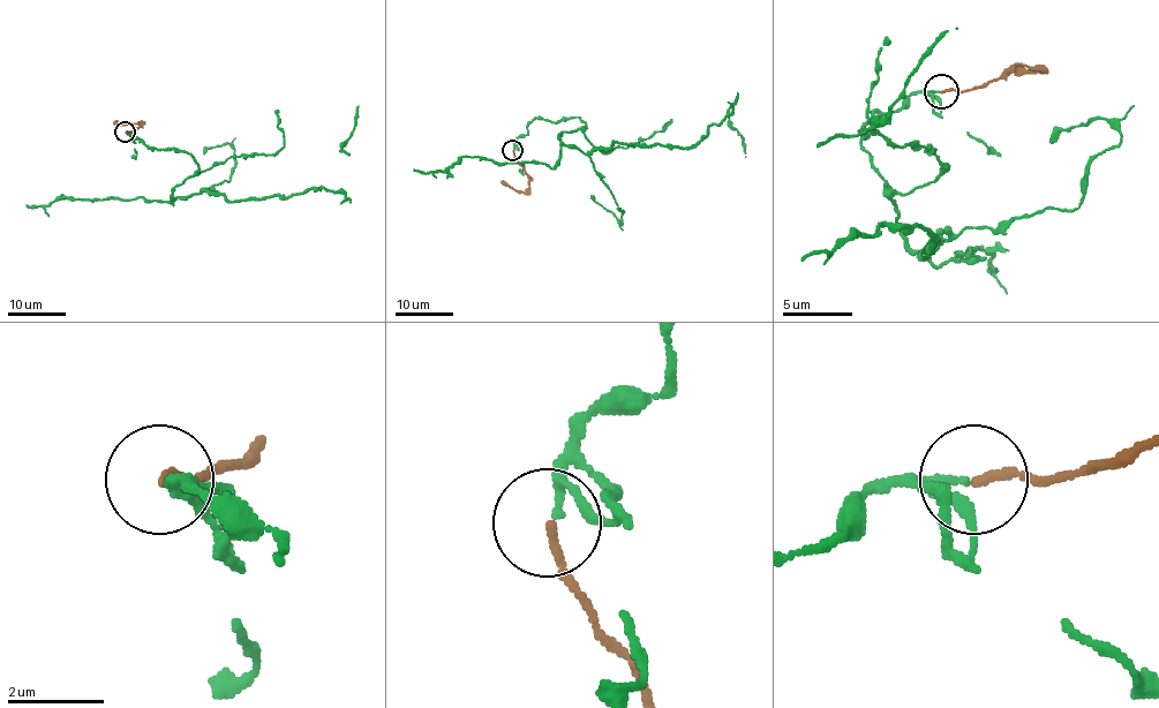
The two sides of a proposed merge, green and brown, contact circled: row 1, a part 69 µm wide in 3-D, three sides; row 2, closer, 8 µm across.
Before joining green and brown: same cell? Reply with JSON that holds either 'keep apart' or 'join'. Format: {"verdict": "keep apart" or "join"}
{"verdict": "join"}

